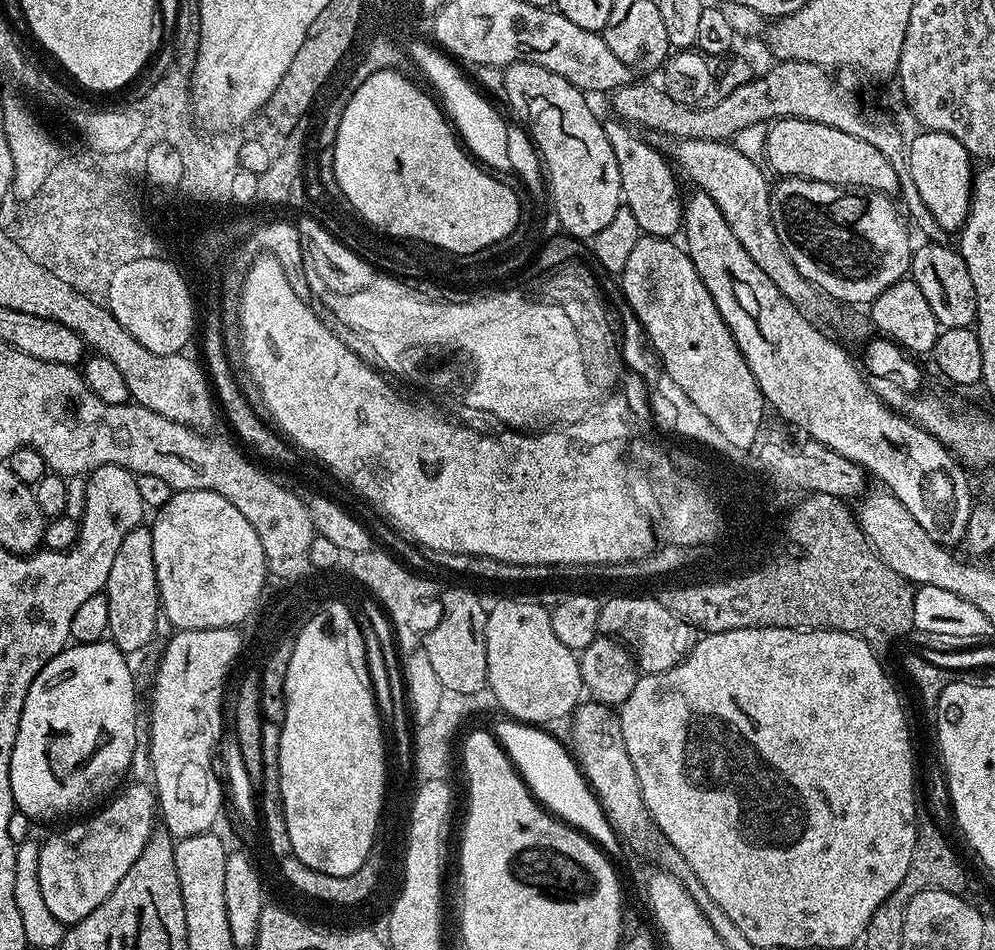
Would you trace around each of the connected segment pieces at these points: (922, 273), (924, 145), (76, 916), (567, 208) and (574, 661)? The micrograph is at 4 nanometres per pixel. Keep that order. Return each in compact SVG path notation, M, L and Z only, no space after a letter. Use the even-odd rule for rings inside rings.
M929 242L921 243L913 251L910 279L922 290L934 318L938 318L941 329L970 328L976 322L976 295L974 282L970 282L970 270L951 243L938 245Z
M945 132L919 133L910 140L911 177L934 219L949 234L959 233L968 217L968 202L972 199L972 182L974 179L973 157L969 156L966 146Z
M132 784L122 792L113 795L87 818L69 823L72 824L69 828L54 833L40 844L38 884L42 886L42 898L50 914L66 926L86 918L90 910L110 895L114 886L122 882L122 874L138 862L138 854L142 854L146 842L152 837L152 816L154 820L158 812L155 791L149 785L147 788L144 784Z
M514 62L504 71L503 99L508 99L512 112L519 123L526 129L535 145L546 173L546 188L552 192L551 210L560 209L564 219L563 231L567 235L588 242L598 230L602 230L614 218L614 214L622 207L622 182L618 174L618 162L614 159L614 150L610 150L610 142L606 139L601 117L592 113L588 105L589 97L575 88L566 78L546 70L542 66L534 66L530 62Z
M500 600L488 608L486 670L487 687L490 692L492 688L493 698L500 703L500 708L504 711L501 713L533 726L548 726L551 720L560 720L563 716L571 717L586 692L577 653L559 641L558 634L554 634L551 611L532 600Z

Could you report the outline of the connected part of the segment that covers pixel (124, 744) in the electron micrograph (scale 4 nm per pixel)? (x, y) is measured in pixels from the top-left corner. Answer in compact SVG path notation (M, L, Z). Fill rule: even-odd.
M107 639L100 640L97 644L73 643L65 648L64 651L58 653L40 671L38 678L34 678L34 682L26 694L26 702L22 706L22 718L18 722L18 734L16 735L14 750L10 758L12 803L22 814L28 816L29 821L52 820L55 816L79 817L81 814L95 809L101 801L111 797L117 791L116 783L127 774L128 767L131 766L132 759L136 756L136 680L132 677L132 668L128 665L128 660L129 657Z

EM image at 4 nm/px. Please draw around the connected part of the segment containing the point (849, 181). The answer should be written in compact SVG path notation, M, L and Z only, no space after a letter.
M777 119L769 127L764 142L764 160L780 178L793 176L799 180L821 180L853 190L875 190L889 194L895 193L899 186L893 166L877 147L854 134L846 134L843 130L814 121Z

